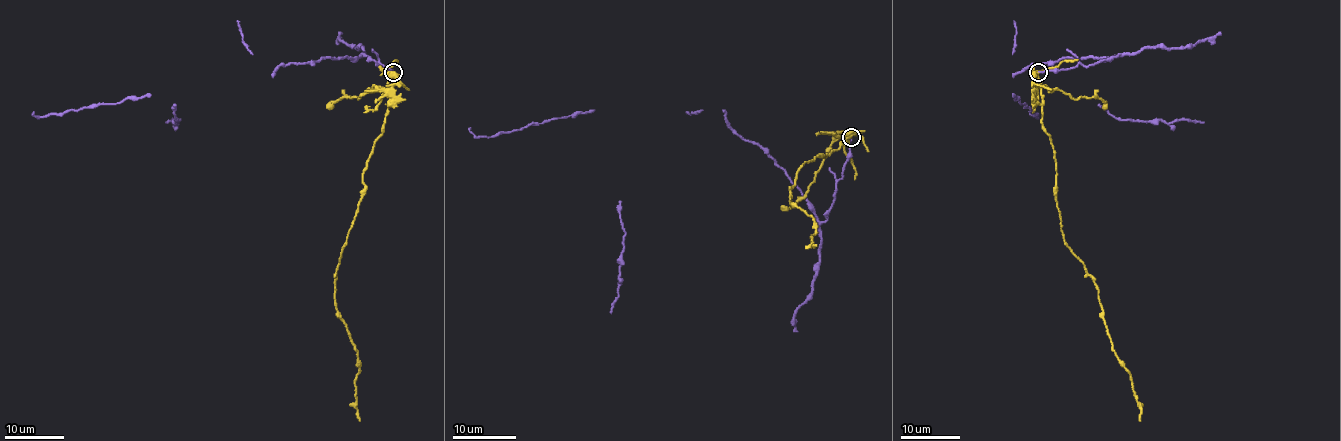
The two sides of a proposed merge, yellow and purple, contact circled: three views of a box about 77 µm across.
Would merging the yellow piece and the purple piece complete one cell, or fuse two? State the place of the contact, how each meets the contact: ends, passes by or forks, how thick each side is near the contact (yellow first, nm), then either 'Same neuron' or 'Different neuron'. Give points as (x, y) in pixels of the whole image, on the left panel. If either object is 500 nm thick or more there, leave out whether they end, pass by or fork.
Place: (393, 72). At the ring yellow ends. At the ring purple ends. Thickness 360 nm (yellow) against 170 nm. Different neuron

